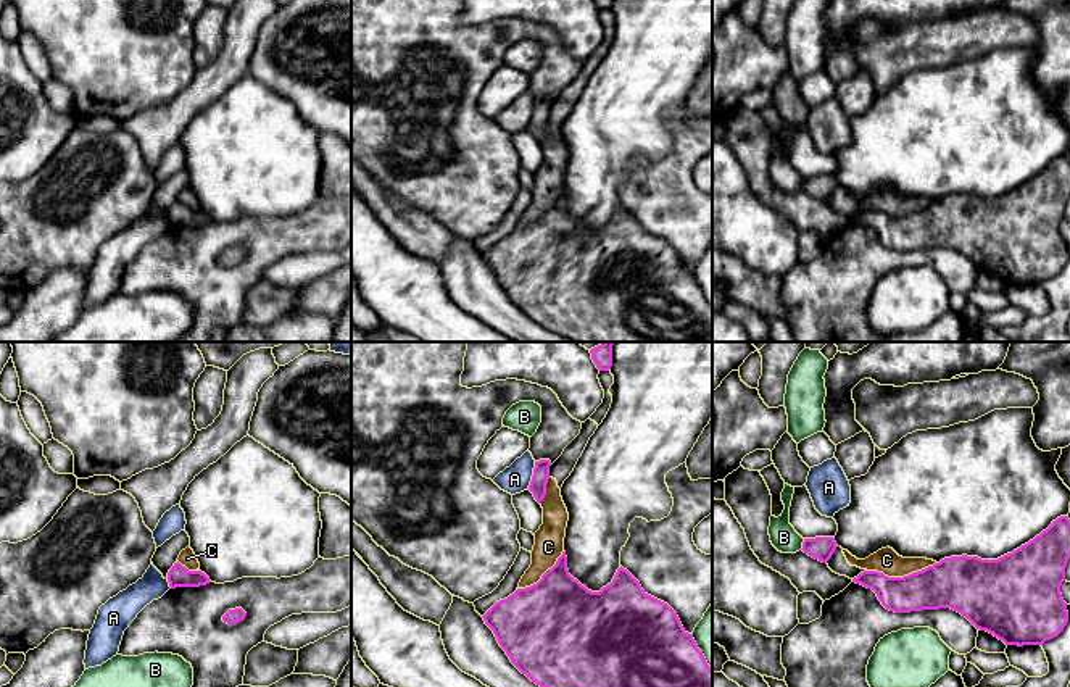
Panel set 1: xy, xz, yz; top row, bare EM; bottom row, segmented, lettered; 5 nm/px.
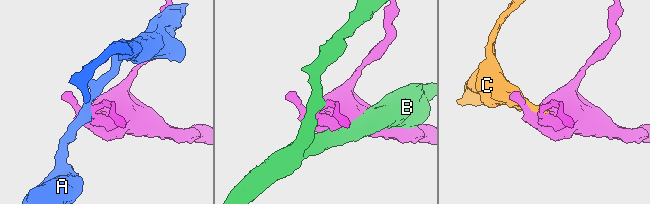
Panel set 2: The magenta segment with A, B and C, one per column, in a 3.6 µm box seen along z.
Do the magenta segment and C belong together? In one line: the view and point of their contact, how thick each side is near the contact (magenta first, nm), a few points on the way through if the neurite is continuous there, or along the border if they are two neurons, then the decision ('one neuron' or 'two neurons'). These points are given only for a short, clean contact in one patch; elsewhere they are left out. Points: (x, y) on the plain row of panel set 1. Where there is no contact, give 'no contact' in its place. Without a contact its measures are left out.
meets magenta in yz at (901, 216); 240 nm thick on the magenta side, 120 nm on the other; two neurons

